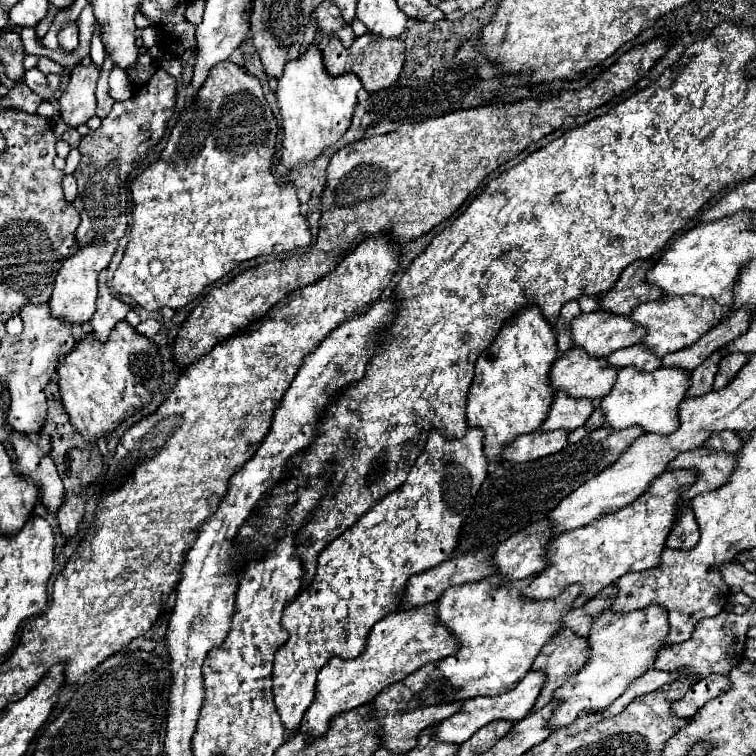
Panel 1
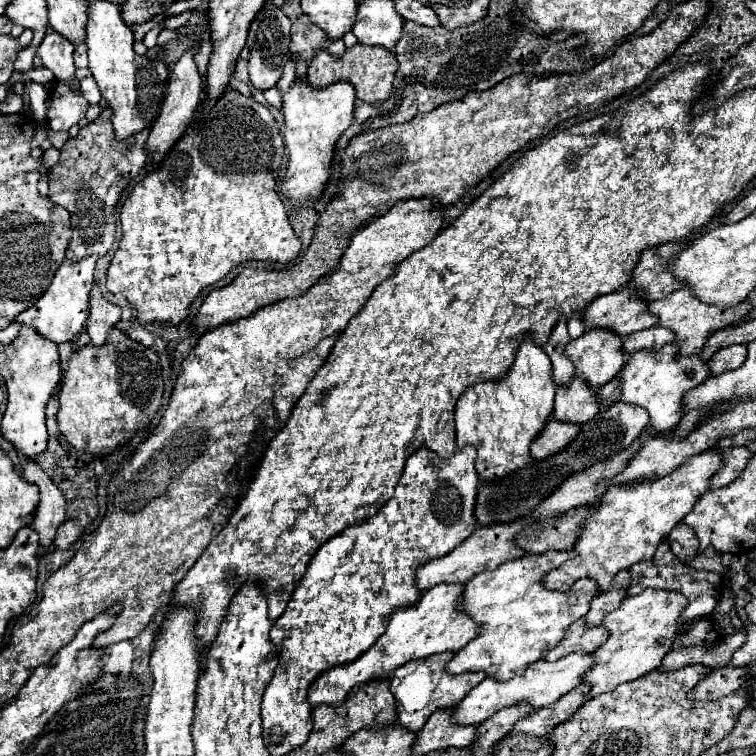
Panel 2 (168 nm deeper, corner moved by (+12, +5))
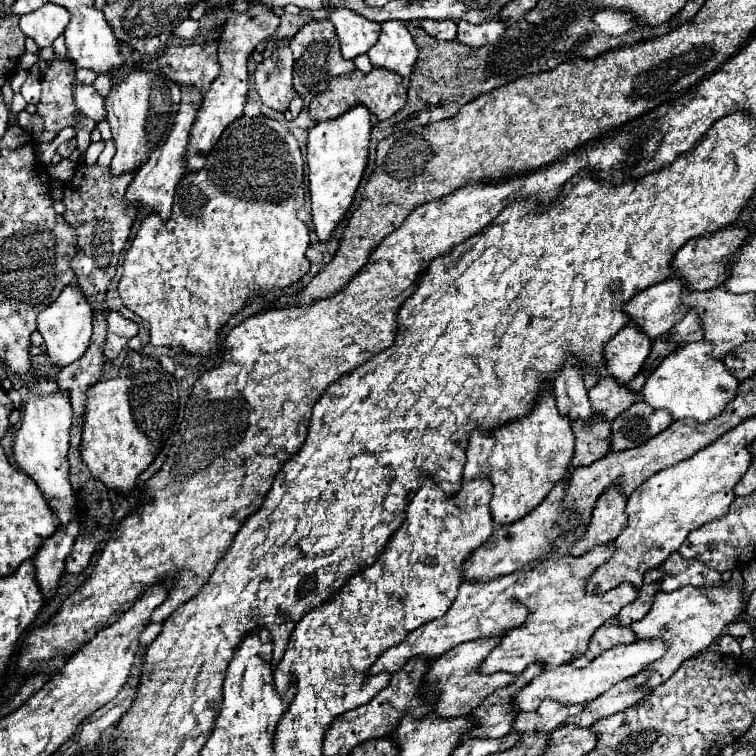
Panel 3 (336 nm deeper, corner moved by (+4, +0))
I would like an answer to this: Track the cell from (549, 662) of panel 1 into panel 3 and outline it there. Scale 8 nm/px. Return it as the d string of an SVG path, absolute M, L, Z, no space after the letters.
M608 619L608 621L606 621L602 627L598 627L596 633L592 635L586 653L582 653L580 657L576 657L576 659L572 661L572 665L574 665L574 667L584 667L584 665L588 665L588 663L592 661L592 657L600 655L602 651L606 651L606 649L610 649L610 647L614 647L614 645L632 643L632 641L636 641L636 635L632 633L630 627L620 627L620 625L616 625L614 619Z

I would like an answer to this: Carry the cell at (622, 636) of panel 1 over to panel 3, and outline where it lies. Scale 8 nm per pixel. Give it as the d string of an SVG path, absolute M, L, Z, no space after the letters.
M734 571L732 581L724 587L716 589L700 589L700 587L682 587L672 593L656 593L652 609L640 619L630 625L636 633L638 641L644 639L660 639L666 643L666 655L660 661L650 663L644 671L650 675L640 689L654 689L656 685L664 683L674 671L680 667L682 661L698 655L704 651L714 639L718 639L726 625L738 619L742 611L742 575Z

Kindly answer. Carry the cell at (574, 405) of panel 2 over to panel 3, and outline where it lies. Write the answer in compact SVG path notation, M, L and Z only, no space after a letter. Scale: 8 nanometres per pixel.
M602 377L590 391L588 391L588 399L594 407L594 413L602 415L604 419L612 421L614 417L618 417L624 409L628 409L628 405L634 403L636 393L632 393L630 389L622 387L620 383L616 383L616 379L612 377Z

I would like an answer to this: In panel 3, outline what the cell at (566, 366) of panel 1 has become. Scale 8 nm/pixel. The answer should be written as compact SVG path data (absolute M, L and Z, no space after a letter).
M626 325L620 329L606 345L604 345L604 367L610 377L614 377L620 385L628 383L642 367L644 359L650 353L652 339L644 337L640 329L634 325Z

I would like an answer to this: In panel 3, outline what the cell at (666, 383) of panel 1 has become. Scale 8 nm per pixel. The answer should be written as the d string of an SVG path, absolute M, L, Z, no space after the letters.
M708 341L686 343L678 347L674 353L662 359L662 363L648 375L642 397L652 409L670 411L672 419L694 419L696 423L706 423L724 409L724 405L736 395L738 379L726 371L722 359L708 357L710 345Z

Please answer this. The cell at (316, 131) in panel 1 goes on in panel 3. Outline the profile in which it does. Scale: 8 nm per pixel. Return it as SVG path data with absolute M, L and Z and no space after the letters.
M354 105L336 119L316 121L308 129L308 189L312 201L312 223L320 241L328 239L354 199L356 187L366 167L370 127L370 111L364 105Z

